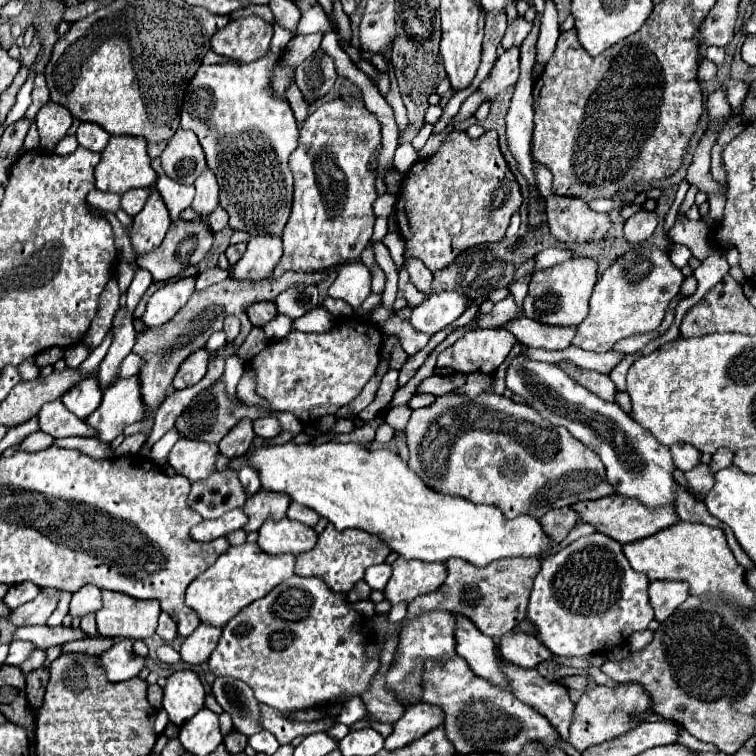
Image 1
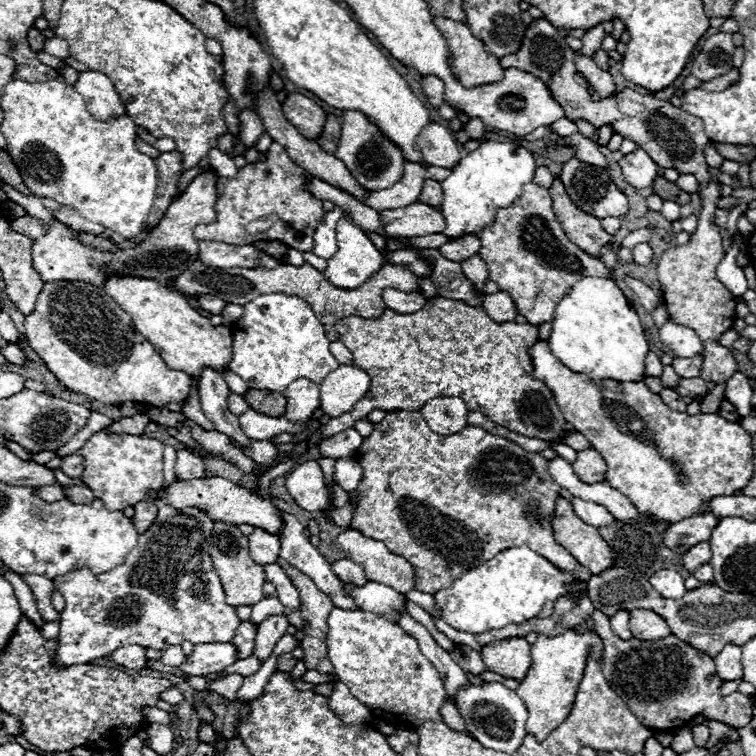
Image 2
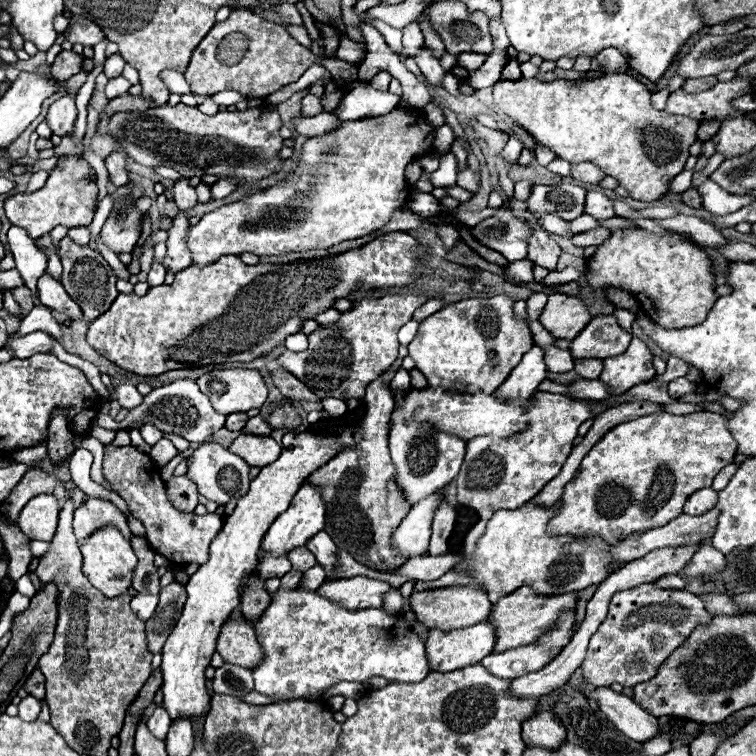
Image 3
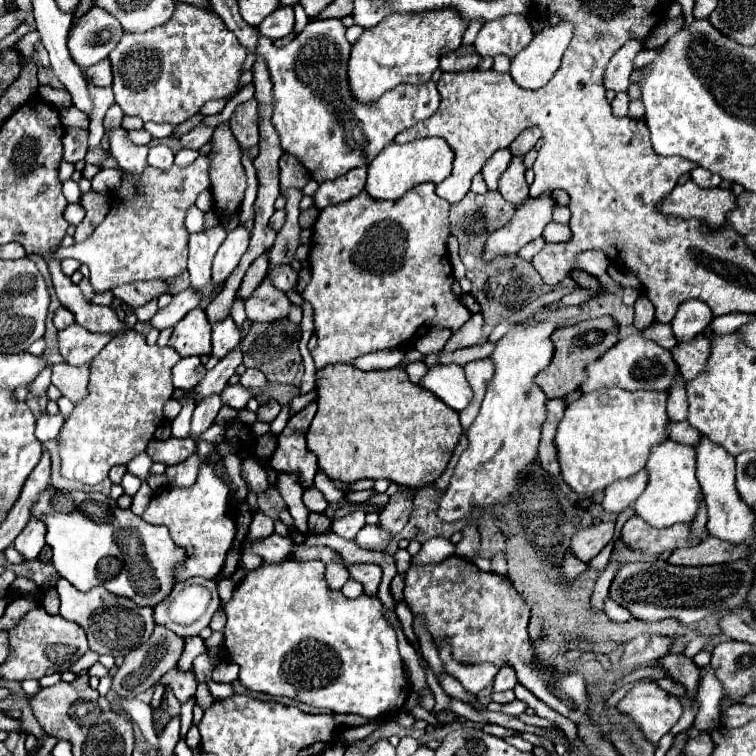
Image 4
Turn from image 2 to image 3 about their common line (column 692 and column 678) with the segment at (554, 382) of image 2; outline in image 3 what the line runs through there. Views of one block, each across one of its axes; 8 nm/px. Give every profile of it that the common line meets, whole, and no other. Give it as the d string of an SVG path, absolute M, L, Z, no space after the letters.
M656 412L618 424L584 456L574 478L564 486L556 506L556 516L548 522L548 534L554 536L600 536L606 544L616 546L628 536L660 528L682 514L684 500L698 488L708 488L724 466L736 456L736 440L726 428L726 418L714 412L694 412L686 416Z

